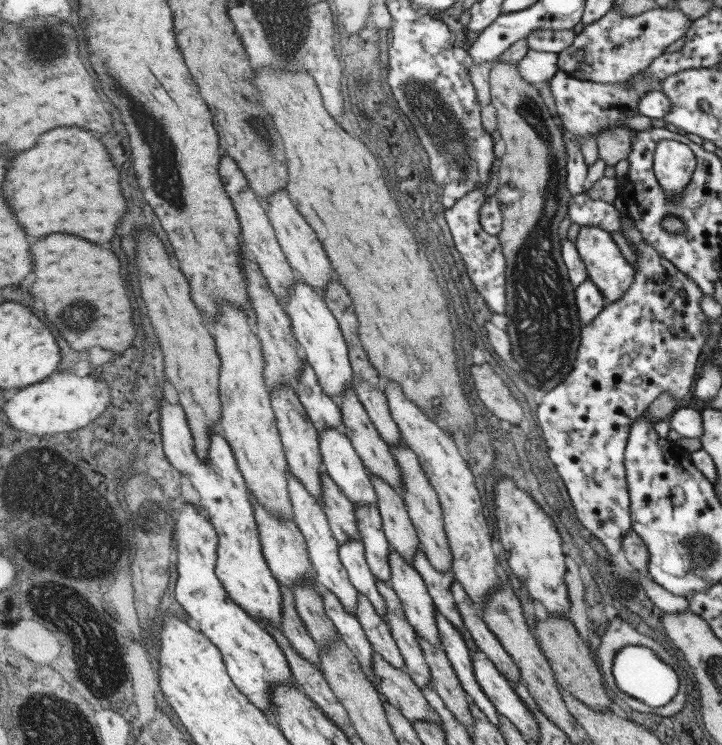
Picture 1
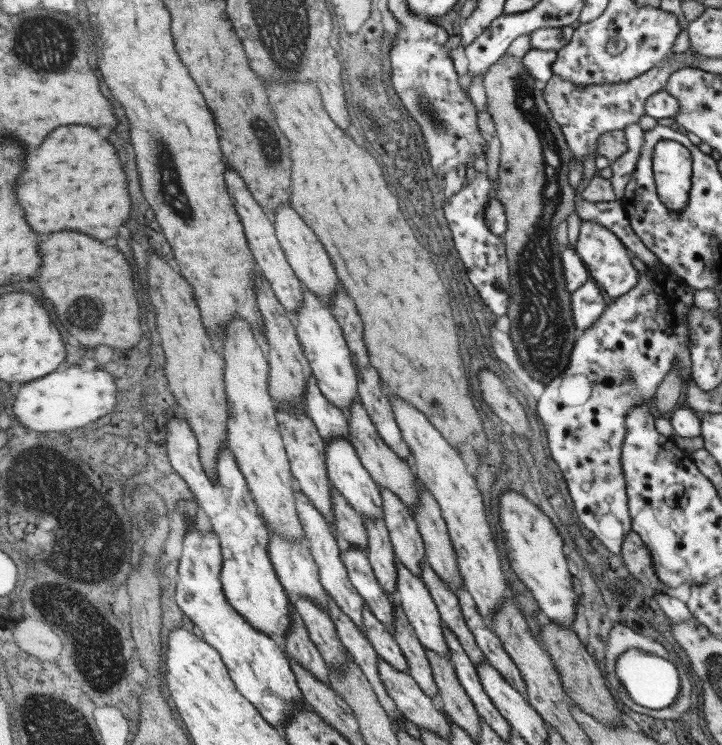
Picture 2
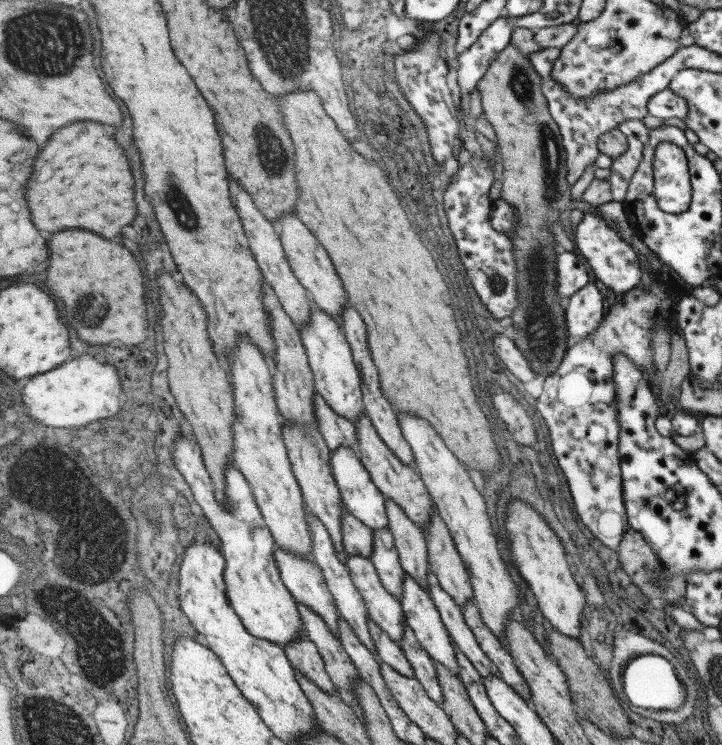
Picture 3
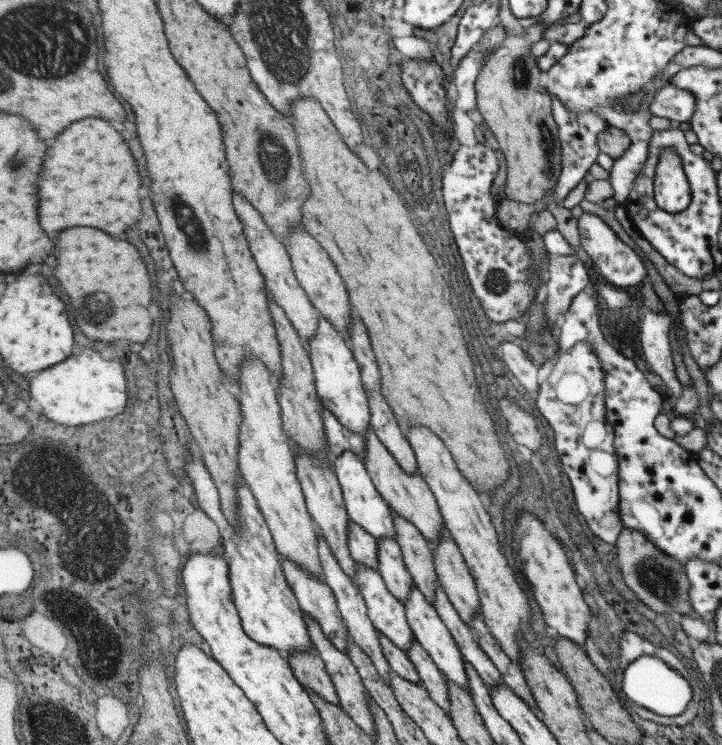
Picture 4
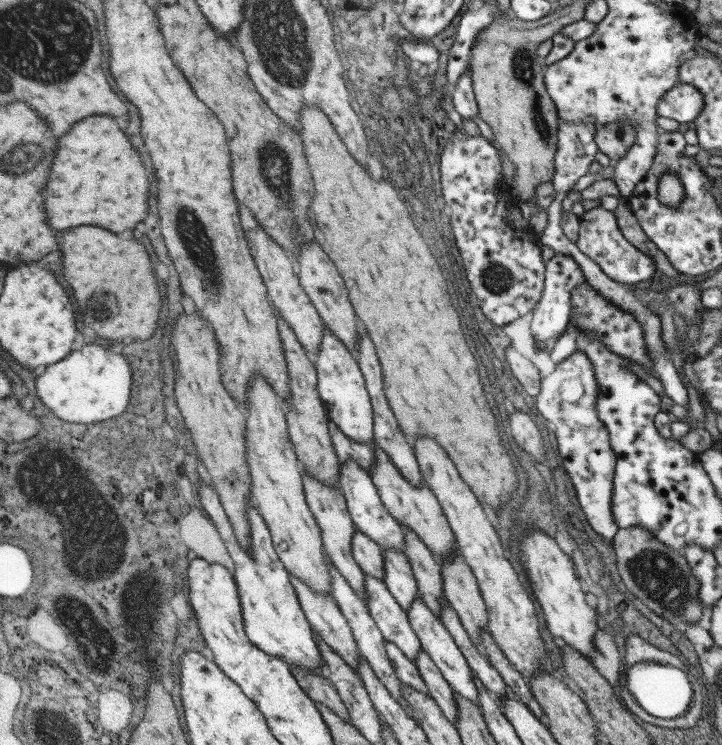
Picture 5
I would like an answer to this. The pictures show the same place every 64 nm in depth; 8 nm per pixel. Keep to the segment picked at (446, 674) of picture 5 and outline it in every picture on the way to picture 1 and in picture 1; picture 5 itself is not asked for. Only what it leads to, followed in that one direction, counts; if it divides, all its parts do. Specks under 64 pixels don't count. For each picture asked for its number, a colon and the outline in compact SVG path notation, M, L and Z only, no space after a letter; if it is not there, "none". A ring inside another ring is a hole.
1: M391 550L389 554L391 564L391 588L395 590L401 608L405 612L407 622L415 628L417 636L423 636L429 644L441 648L439 632L435 626L435 604L429 596L421 576L407 564L403 556L397 554L397 550Z
2: M395 560L395 596L399 600L399 606L403 608L407 622L413 626L419 644L425 650L431 650L435 654L441 654L449 660L447 644L441 630L441 616L437 612L437 606L421 582L421 578L411 576L407 568L403 568L401 562Z
3: M405 574L403 578L403 584L401 584L401 596L399 596L399 604L403 608L403 620L409 624L409 628L415 632L415 638L419 640L419 646L431 656L431 660L437 660L441 662L443 666L447 666L449 670L453 670L453 674L459 678L459 666L455 662L455 652L453 652L453 644L451 644L451 636L449 632L445 630L443 622L441 622L441 616L439 616L439 610L435 608L433 600L431 600L431 594L421 588L417 584L417 580L413 580L411 576Z
4: M411 586L409 596L405 600L405 618L409 628L413 630L413 640L421 644L421 648L429 654L429 658L437 664L437 668L443 672L443 676L447 676L447 680L455 682L457 686L461 686L465 692L469 692L469 684L467 684L467 676L465 676L465 668L463 668L463 656L457 650L457 644L451 636L451 632L447 630L447 626L441 622L437 610L433 604L429 604L429 600L415 588Z

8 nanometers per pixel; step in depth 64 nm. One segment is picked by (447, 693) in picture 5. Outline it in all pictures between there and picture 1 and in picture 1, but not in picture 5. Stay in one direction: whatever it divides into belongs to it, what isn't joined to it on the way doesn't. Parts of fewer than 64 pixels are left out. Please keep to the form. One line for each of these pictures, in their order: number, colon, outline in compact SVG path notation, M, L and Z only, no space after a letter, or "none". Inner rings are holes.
1: M377 580L377 588L383 594L387 602L387 618L385 622L391 626L391 638L395 640L399 654L403 656L403 672L409 674L409 678L419 686L429 686L431 684L431 672L429 664L425 662L425 656L417 644L417 632L415 628L407 622L405 612L401 608L401 602L391 586L387 586L383 580Z
2: M387 592L387 596L391 598L391 606L393 606L393 638L399 644L403 658L407 660L407 674L417 682L417 686L431 700L437 700L437 686L433 682L433 674L431 674L425 648L419 644L419 638L413 626L407 622L407 616L403 608L399 606L397 596L393 592Z
3: M403 620L403 638L401 638L401 642L399 642L399 648L403 650L407 662L411 664L413 674L415 674L415 680L425 688L427 696L441 706L441 702L443 702L443 692L441 692L441 686L439 686L439 682L437 682L437 672L435 672L433 660L431 660L431 656L419 646L419 640L415 638L415 632L409 628L409 624L407 624L405 620Z
4: M411 642L409 650L405 652L411 660L413 668L419 674L419 680L423 682L423 688L429 692L429 698L449 714L449 696L447 696L447 684L443 678L443 672L437 668L437 664L429 658L429 654L421 648L419 642Z

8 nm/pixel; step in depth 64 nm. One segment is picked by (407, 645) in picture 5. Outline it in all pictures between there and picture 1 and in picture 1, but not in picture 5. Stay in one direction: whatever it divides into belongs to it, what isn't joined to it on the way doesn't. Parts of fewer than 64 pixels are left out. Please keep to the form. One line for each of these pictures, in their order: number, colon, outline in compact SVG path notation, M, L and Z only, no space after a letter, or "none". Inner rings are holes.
1: M347 540L343 546L341 546L341 560L351 576L351 582L353 586L361 592L361 594L367 594L369 600L375 604L377 612L387 618L387 602L383 598L383 594L379 592L377 588L377 578L375 574L371 572L371 566L367 562L367 548L365 548L365 542L361 540Z
2: M353 548L347 552L341 552L341 556L343 556L343 562L349 570L353 586L361 592L361 596L371 606L371 610L377 614L377 618L387 624L389 632L393 632L391 598L387 596L385 588L379 584L379 580L375 576L373 564L369 560L369 552L363 548Z
3: M349 556L347 566L351 568L355 588L359 588L369 606L367 612L371 620L381 624L381 628L389 632L391 640L399 646L403 638L403 608L399 604L399 598L395 598L387 588L383 588L373 560L363 556Z
4: M357 564L357 566L359 568L357 568L355 584L357 588L361 588L367 600L369 616L373 618L375 628L385 636L389 636L397 648L407 652L413 642L413 630L407 624L405 606L391 594L383 576L377 570L367 568L365 564Z

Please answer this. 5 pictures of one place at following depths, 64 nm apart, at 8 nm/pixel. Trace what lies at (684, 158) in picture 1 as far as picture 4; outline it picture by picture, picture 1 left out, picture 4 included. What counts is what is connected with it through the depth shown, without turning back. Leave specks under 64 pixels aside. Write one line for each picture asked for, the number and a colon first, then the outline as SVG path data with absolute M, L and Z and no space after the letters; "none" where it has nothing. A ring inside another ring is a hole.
2: M661 140L653 148L653 178L659 200L673 212L683 212L689 200L693 158L687 144Z
3: M673 142L655 146L653 196L657 206L669 214L681 214L691 204L689 160L685 150Z
4: M661 150L655 162L653 176L653 196L657 208L665 212L683 212L691 204L691 188L683 168L683 156L675 150Z

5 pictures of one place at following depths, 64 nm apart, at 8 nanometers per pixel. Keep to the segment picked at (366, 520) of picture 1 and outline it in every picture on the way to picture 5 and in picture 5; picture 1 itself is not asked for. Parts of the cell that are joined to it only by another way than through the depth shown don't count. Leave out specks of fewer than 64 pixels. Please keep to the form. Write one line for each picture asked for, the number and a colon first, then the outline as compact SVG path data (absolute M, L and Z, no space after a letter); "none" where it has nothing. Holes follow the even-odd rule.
2: M365 520L369 534L369 560L373 564L379 584L395 594L395 552L391 546L391 534L385 520Z
3: M377 530L373 542L375 542L375 550L371 560L377 566L377 574L383 582L383 588L387 588L395 598L399 598L405 572L401 570L391 530Z
4: M393 538L379 540L379 574L383 576L391 594L401 604L405 604L409 590L413 586L413 580L405 570L405 564L401 558L401 548L399 548L397 540L393 540Z
5: M397 548L385 550L385 584L391 590L395 602L407 612L419 590L405 554Z

